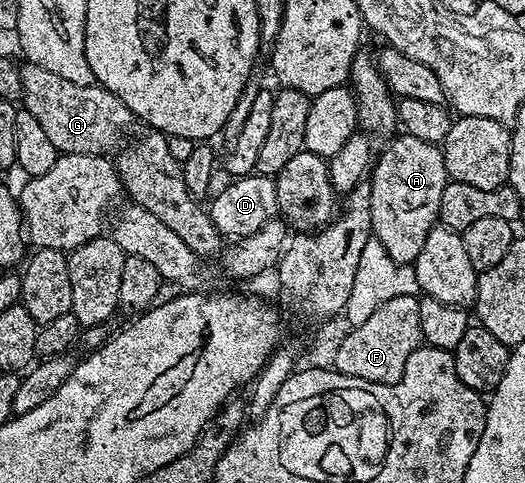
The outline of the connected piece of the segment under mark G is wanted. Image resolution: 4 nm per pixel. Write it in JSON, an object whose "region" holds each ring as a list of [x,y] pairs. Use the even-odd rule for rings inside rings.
{"region":[[[23,62],[20,70],[22,73],[21,106],[28,113],[32,113],[36,121],[40,121],[44,134],[63,155],[106,155],[110,150],[113,152],[123,142],[122,134],[129,129],[130,122],[135,122],[135,115],[124,105],[124,101],[120,101],[120,97],[116,97],[104,87],[72,85],[72,81],[64,81],[64,77],[56,77],[56,73],[48,73],[46,69],[40,69],[35,63]]]}

